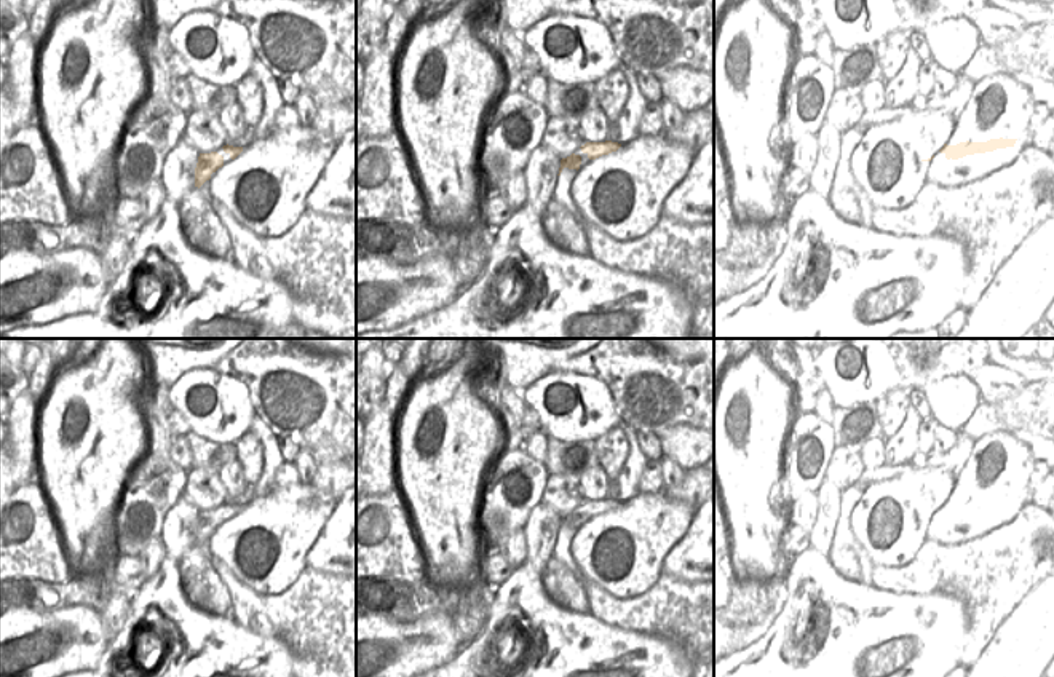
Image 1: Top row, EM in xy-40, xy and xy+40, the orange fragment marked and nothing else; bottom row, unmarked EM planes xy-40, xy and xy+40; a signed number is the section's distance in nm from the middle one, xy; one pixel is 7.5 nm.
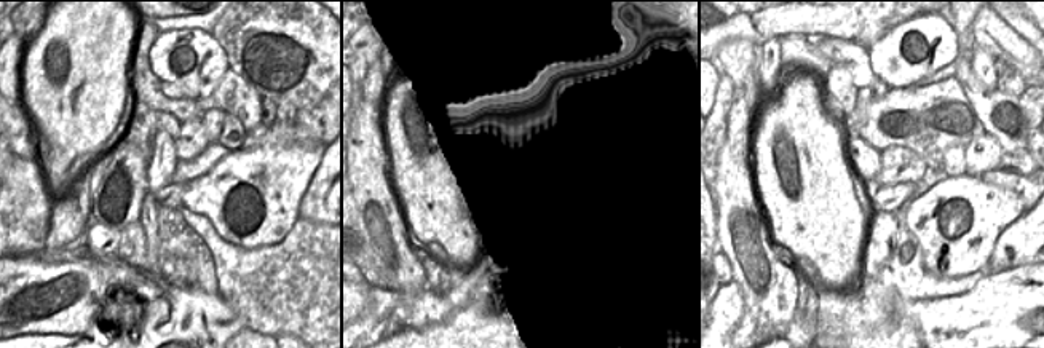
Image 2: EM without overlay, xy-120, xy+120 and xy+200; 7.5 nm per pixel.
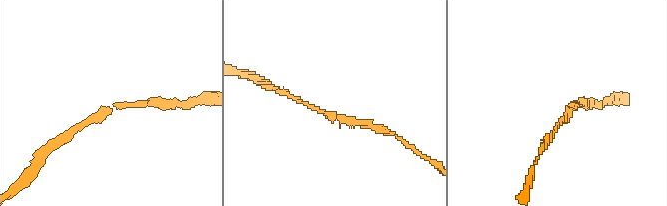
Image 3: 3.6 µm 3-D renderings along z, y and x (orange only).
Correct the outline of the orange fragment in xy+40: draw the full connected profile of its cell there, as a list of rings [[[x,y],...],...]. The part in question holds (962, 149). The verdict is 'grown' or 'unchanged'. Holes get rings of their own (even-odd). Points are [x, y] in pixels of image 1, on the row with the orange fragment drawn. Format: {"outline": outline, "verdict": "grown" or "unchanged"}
{"outline": [[[990,139],[987,142],[960,142],[957,145],[947,145],[939,150],[941,153],[945,155],[947,160],[958,160],[966,155],[974,155],[974,153],[985,153],[985,152],[993,152],[997,148],[1006,148],[1006,147],[1014,147],[1017,139]]], "verdict": "unchanged"}

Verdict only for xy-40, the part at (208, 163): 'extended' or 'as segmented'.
as segmented

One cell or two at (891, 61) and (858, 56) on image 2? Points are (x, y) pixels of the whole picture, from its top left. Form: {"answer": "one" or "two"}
{"answer": "two"}

